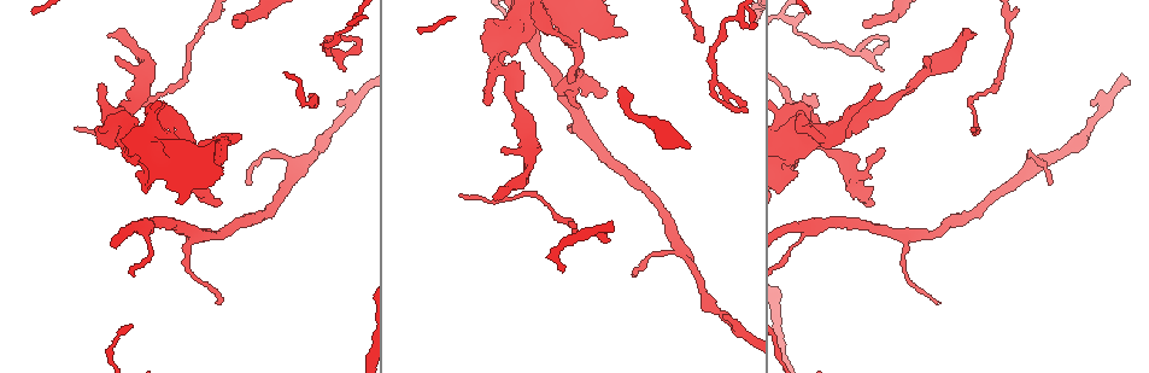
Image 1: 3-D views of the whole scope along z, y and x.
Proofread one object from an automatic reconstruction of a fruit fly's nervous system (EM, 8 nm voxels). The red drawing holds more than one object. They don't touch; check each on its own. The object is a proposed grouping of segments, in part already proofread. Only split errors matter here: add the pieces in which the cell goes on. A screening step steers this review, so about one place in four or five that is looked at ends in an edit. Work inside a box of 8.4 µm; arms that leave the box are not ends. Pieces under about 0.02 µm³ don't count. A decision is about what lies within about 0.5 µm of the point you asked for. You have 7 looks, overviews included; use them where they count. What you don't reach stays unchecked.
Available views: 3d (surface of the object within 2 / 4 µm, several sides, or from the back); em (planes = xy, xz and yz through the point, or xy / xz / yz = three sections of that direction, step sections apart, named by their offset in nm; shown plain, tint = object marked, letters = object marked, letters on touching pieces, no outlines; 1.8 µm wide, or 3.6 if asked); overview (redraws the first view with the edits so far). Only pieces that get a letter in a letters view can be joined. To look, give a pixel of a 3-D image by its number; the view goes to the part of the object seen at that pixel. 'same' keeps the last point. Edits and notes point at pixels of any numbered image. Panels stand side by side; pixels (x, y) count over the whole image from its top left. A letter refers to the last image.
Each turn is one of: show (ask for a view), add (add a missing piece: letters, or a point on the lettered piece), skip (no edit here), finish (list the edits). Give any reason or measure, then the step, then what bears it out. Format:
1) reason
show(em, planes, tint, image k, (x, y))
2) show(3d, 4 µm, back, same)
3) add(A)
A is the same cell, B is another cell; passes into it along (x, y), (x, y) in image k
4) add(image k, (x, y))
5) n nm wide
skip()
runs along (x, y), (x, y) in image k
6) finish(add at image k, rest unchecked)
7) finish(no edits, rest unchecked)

sharp bend
show(em, 3.6 µm, planes, plain, image 1, (521, 23))

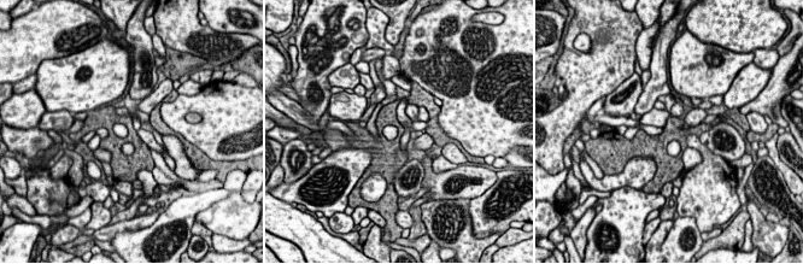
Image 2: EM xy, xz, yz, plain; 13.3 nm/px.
with the object marked
show(em, 3.6 µm, planes, tint, same)

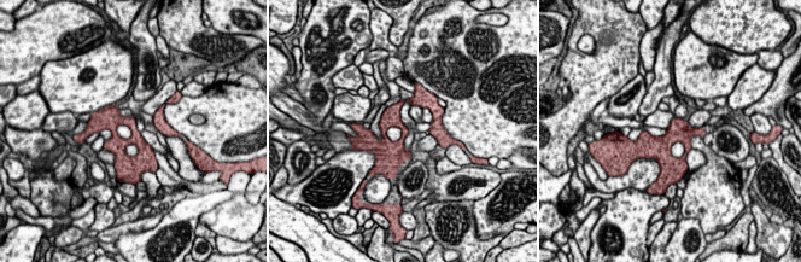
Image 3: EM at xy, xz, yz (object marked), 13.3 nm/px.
what lies round it
show(em, 3.6 µm, planes, letters, same)

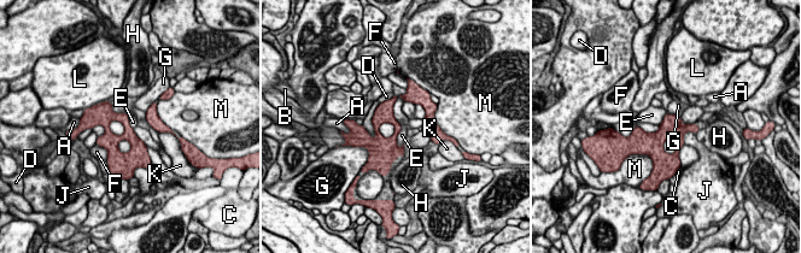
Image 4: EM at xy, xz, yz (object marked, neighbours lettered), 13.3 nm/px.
skip()
A, B, C, D, E, F, G, H, J, K, L and M are other cells; border along (399, 123), (398, 147) in image 4; none of them fits

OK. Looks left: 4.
branch stops here
show(3d, 2 µm, image 1, (973, 32))

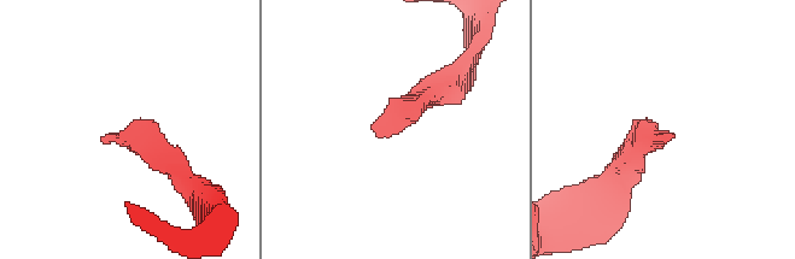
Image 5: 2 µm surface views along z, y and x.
show(em, planes, tint, image 5, (668, 131))

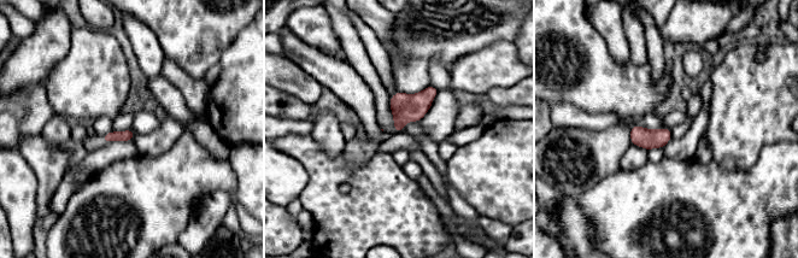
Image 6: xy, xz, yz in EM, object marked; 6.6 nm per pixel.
what lies round it
show(em, planes, letters, same)

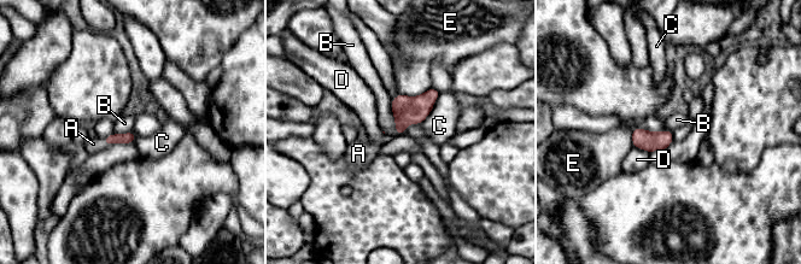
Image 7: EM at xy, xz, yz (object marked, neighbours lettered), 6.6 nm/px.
add(A)
A is the same cell, B, C, D and E are other cells; passes into it along (128, 138), (104, 141), (93, 144) in image 7; it goes on there

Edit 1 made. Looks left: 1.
finish(add at image 7, rest unchecked)

